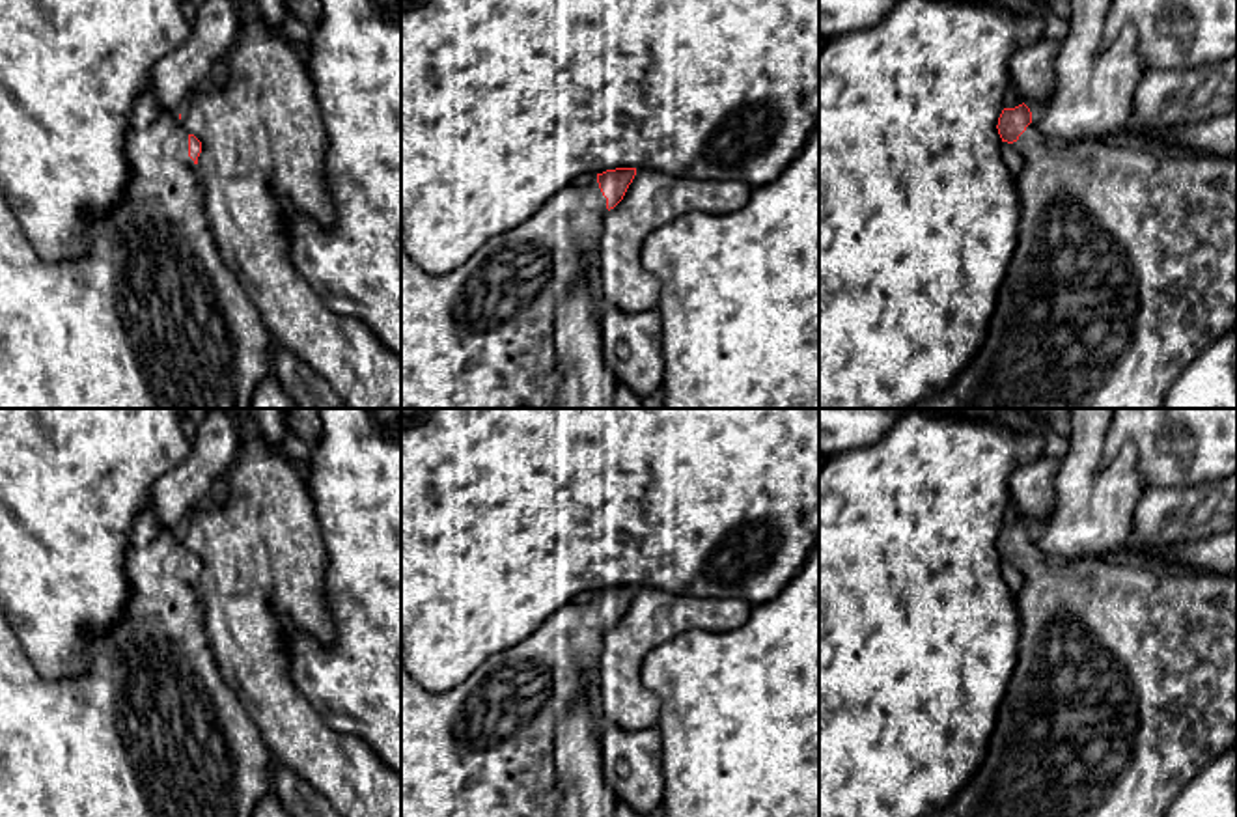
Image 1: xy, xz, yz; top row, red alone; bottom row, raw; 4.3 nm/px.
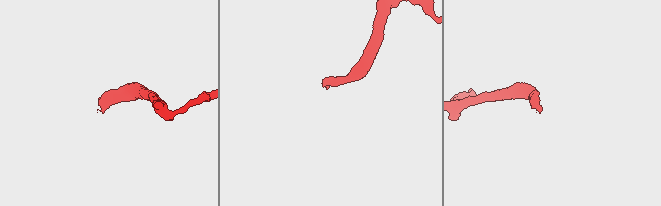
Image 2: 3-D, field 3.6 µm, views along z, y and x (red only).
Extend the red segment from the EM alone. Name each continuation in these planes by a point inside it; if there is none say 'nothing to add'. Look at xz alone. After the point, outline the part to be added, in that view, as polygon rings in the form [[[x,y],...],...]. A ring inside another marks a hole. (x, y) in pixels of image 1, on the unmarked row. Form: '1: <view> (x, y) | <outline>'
1: xz (486, 748) | [[[591,601],[588,604],[567,604],[562,610],[558,610],[554,616],[550,616],[541,627],[537,627],[526,640],[517,644],[511,649],[506,649],[502,653],[494,653],[487,657],[465,681],[461,681],[455,688],[433,694],[425,690],[420,683],[416,683],[410,673],[407,672],[403,664],[403,644],[401,644],[401,817],[558,817],[558,808],[562,804],[562,791],[558,783],[558,772],[554,767],[554,741],[556,741],[556,729],[558,722],[565,713],[571,711],[573,703],[578,699],[586,699],[593,711],[595,716],[601,714],[601,672],[599,672],[599,655],[603,645],[603,634],[606,632],[606,616],[603,614],[599,601]]]

